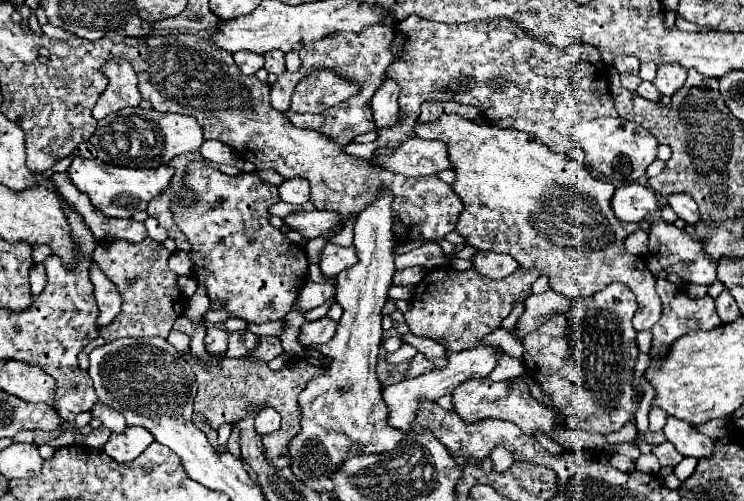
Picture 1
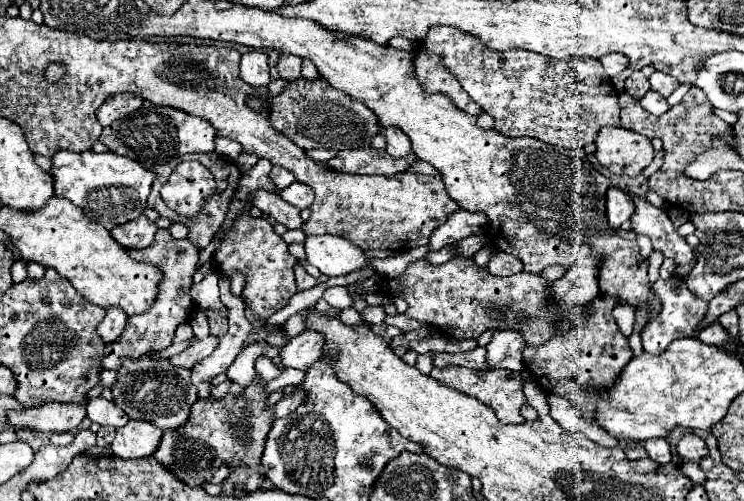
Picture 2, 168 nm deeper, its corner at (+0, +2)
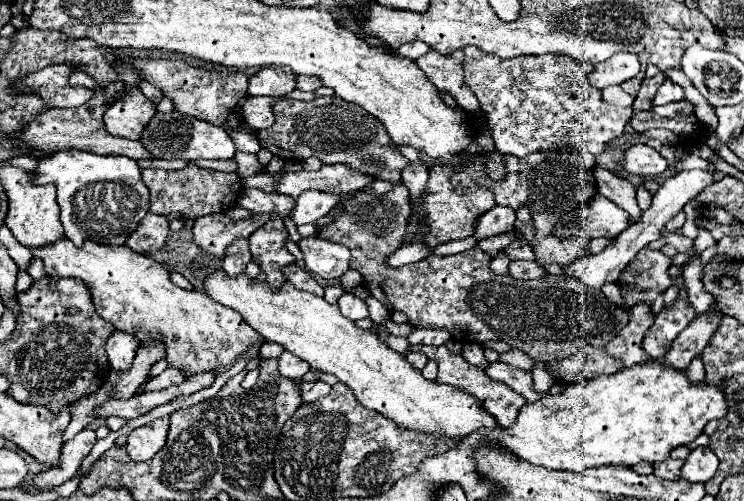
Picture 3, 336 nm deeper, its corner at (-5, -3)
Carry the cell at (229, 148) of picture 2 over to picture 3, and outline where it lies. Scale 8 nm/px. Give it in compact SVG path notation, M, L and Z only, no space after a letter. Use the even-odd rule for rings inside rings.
M236 128L232 130L232 140L236 142L236 148L240 152L260 152L260 144L258 144L258 138L254 132L248 132L246 128Z

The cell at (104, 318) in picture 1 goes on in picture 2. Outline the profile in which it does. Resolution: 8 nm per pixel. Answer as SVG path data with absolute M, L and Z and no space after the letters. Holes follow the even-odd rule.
M109 307L105 319L97 325L97 333L105 343L111 343L119 339L125 323L127 323L127 313L121 307Z

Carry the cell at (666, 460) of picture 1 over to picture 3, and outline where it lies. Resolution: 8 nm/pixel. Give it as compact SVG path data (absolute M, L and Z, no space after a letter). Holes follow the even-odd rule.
M664 460L654 464L654 476L662 478L662 480L678 480L680 478L680 468L682 468L684 460Z

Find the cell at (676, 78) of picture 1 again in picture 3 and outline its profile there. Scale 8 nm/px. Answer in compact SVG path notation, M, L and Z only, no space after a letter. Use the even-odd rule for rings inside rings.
M666 80L666 84L662 84L658 94L654 96L652 104L654 106L662 106L662 104L668 104L668 102L674 102L674 100L682 100L682 98L684 98L684 90L678 84Z

